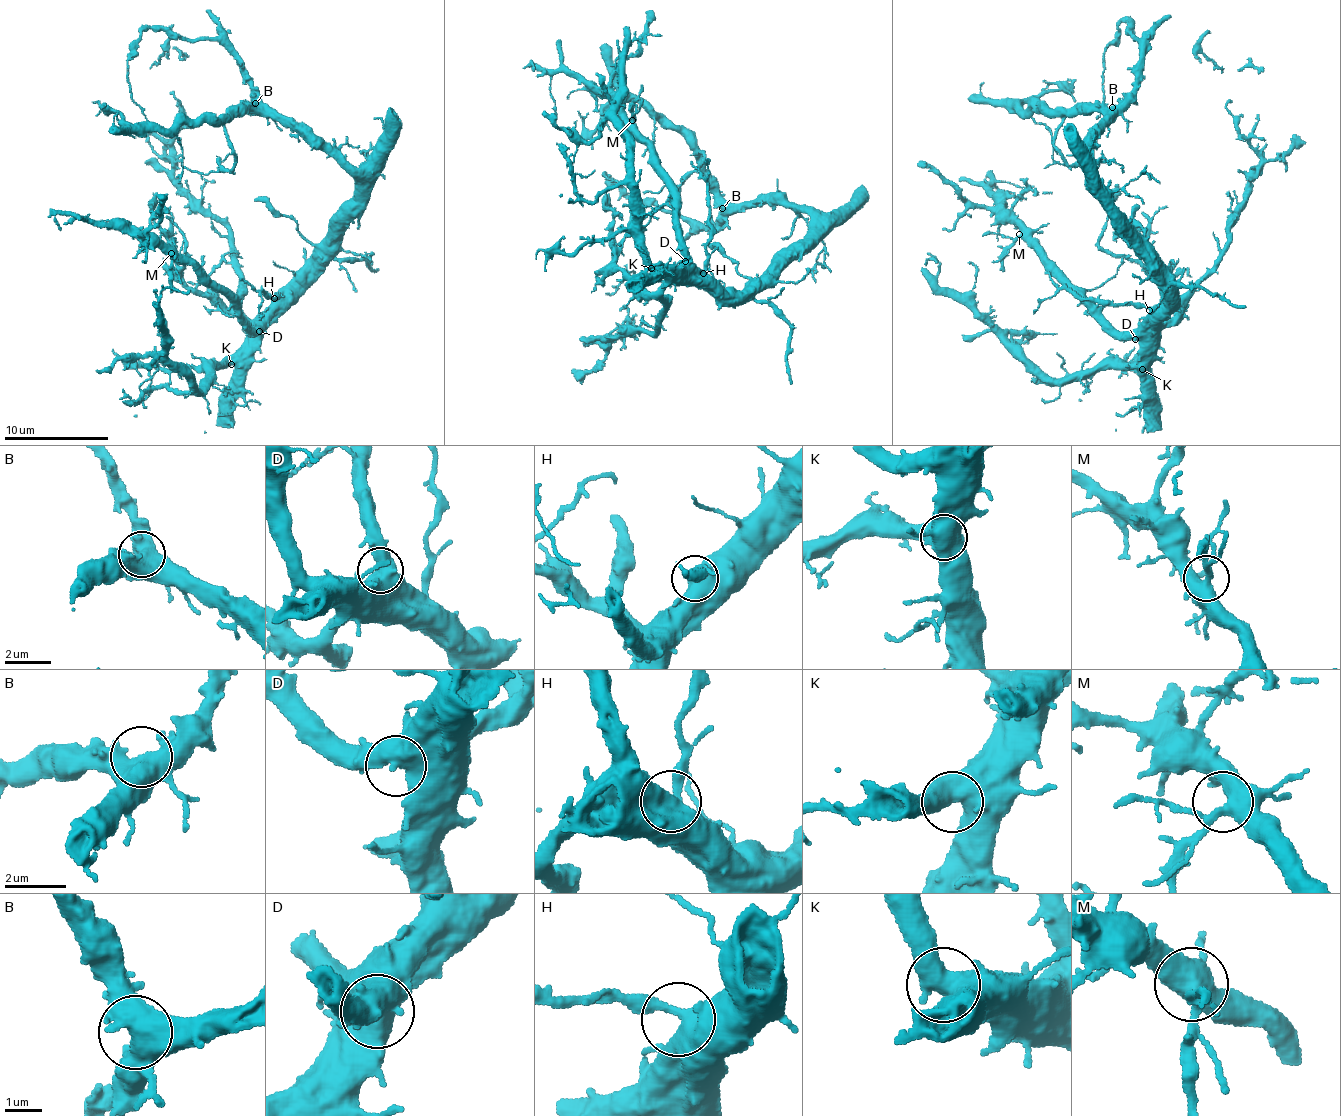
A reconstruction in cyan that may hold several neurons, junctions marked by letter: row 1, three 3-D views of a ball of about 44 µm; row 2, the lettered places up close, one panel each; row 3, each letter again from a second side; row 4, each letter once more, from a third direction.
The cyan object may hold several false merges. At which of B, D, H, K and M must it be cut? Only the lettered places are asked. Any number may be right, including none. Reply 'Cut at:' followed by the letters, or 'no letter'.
Cut at: no letter

